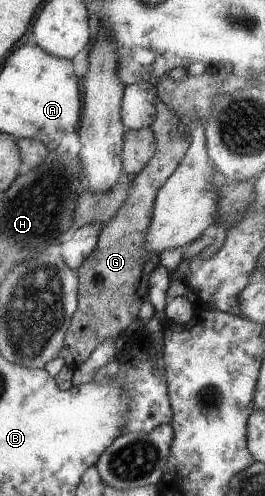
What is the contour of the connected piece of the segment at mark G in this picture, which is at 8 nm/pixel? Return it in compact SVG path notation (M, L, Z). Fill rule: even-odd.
M161 101L156 104L156 117L150 129L156 138L151 160L135 176L126 201L117 214L102 228L98 243L76 270L80 280L78 307L72 316L64 343L59 351L65 366L72 371L83 364L91 352L105 340L125 335L133 320L139 320L141 304L148 300L149 277L160 266L160 255L146 249L146 233L150 225L153 205L162 184L177 170L190 145L190 136L180 134L180 117Z

